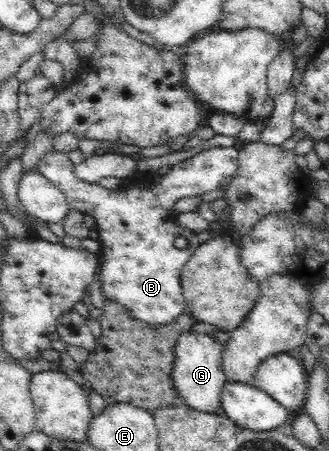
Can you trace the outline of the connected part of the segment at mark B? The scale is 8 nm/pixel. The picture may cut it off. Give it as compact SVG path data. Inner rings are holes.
M234 146L203 148L195 157L171 165L161 186L153 186L145 176L145 180L139 180L133 186L123 186L123 190L115 192L96 184L83 183L77 177L76 166L68 153L56 149L39 158L37 170L61 190L70 209L95 219L94 235L103 244L103 298L123 306L136 321L159 327L174 322L185 313L180 270L200 246L197 236L176 225L178 213L173 210L173 205L181 198L203 197L211 190L227 188L237 170L237 161L238 150ZM177 238L184 238L187 246L176 248Z

